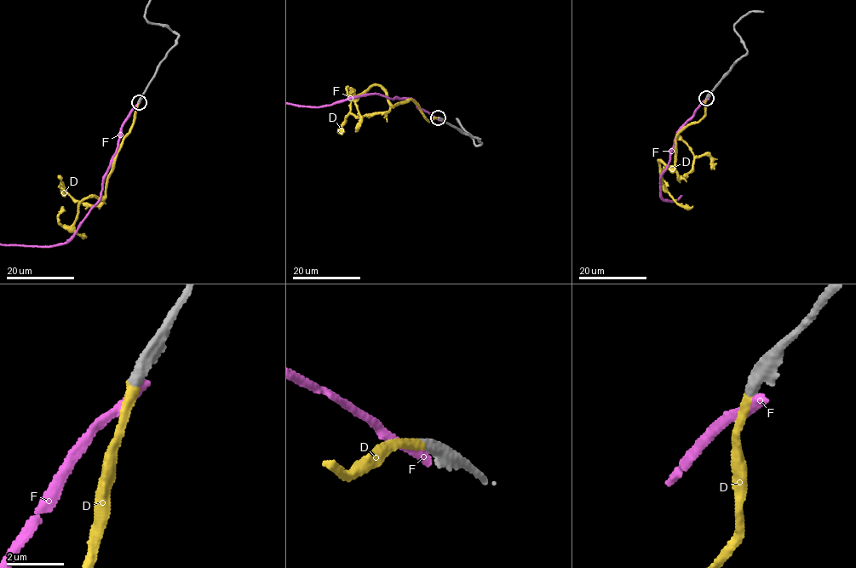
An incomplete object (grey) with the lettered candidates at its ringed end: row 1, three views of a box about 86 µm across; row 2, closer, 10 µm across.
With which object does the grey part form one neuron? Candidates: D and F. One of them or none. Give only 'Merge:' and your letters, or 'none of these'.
Merge: D

